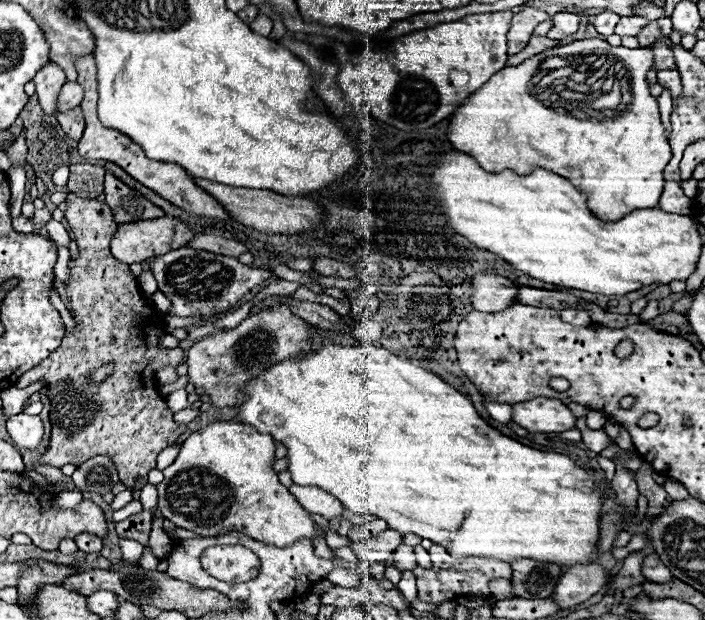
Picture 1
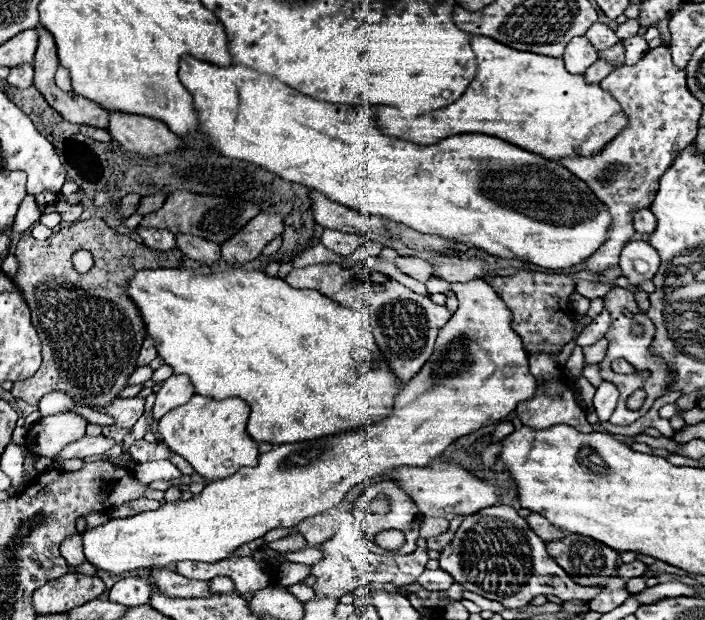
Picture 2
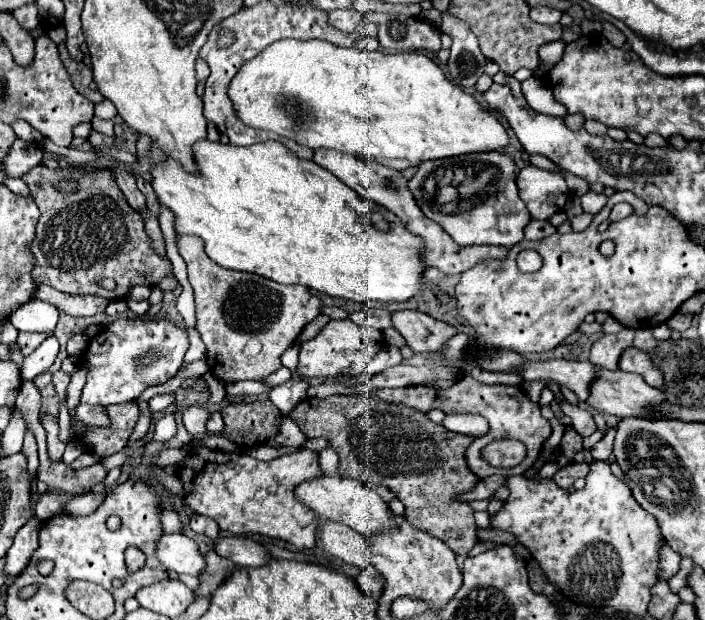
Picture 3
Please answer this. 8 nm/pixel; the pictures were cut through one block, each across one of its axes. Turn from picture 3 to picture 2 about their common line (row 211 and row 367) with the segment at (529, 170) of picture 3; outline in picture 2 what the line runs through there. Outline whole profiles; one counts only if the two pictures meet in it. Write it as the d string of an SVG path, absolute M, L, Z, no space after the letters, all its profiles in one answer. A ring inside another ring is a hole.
M536 352L536 354L530 354L528 360L530 360L530 372L540 384L532 398L528 398L516 406L516 414L522 420L522 424L536 428L536 430L544 430L554 424L570 424L584 434L592 432L592 424L586 420L586 412L578 406L568 380L562 380L562 368L558 366L558 354Z

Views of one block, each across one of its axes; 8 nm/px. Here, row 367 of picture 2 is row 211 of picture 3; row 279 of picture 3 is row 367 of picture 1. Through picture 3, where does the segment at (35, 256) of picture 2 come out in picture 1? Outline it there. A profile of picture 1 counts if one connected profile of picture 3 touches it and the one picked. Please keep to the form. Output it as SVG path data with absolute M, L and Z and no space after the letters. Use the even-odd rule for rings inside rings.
M68 193L68 207L64 212L65 218L75 236L78 246L78 258L68 264L70 280L64 286L68 296L68 306L76 320L74 332L66 334L60 348L52 352L54 358L40 362L36 368L28 370L16 382L16 388L30 386L32 382L42 380L46 394L50 394L50 420L52 420L52 438L40 462L62 468L64 464L84 464L94 456L108 456L118 468L119 479L132 490L140 490L148 484L148 472L156 468L156 456L176 444L178 436L186 430L178 426L172 416L174 412L168 410L166 402L158 394L156 372L164 366L178 366L184 360L184 350L180 348L160 348L160 336L164 332L164 316L154 308L154 304L140 292L136 286L136 276L130 272L128 264L116 260L110 254L110 240L116 234L118 224L114 222L114 214L106 204L98 200L84 200L75 194ZM102 366L112 366L108 378L100 384L90 382L90 374Z

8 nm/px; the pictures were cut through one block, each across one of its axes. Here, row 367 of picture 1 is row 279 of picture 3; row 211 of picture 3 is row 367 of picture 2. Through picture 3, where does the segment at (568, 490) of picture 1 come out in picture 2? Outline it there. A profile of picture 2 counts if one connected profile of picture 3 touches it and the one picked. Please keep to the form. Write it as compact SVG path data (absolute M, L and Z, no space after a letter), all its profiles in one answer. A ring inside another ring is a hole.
M230 266L224 272L212 272L212 274L200 274L196 270L188 268L144 268L136 270L134 276L126 284L128 298L136 304L140 318L144 322L146 334L156 342L158 356L172 368L174 374L184 374L190 378L198 394L212 396L214 400L232 398L238 396L246 400L252 408L248 418L248 434L258 442L270 442L270 444L288 444L288 442L304 442L312 438L320 438L332 432L344 432L348 428L360 428L360 424L368 424L370 420L380 420L380 416L390 416L392 412L392 396L396 396L400 382L392 376L386 360L380 356L380 350L370 334L368 328L362 326L362 318L358 312L348 310L334 300L322 296L316 290L296 290L288 286L282 278L268 276L260 270L246 270L242 266Z

